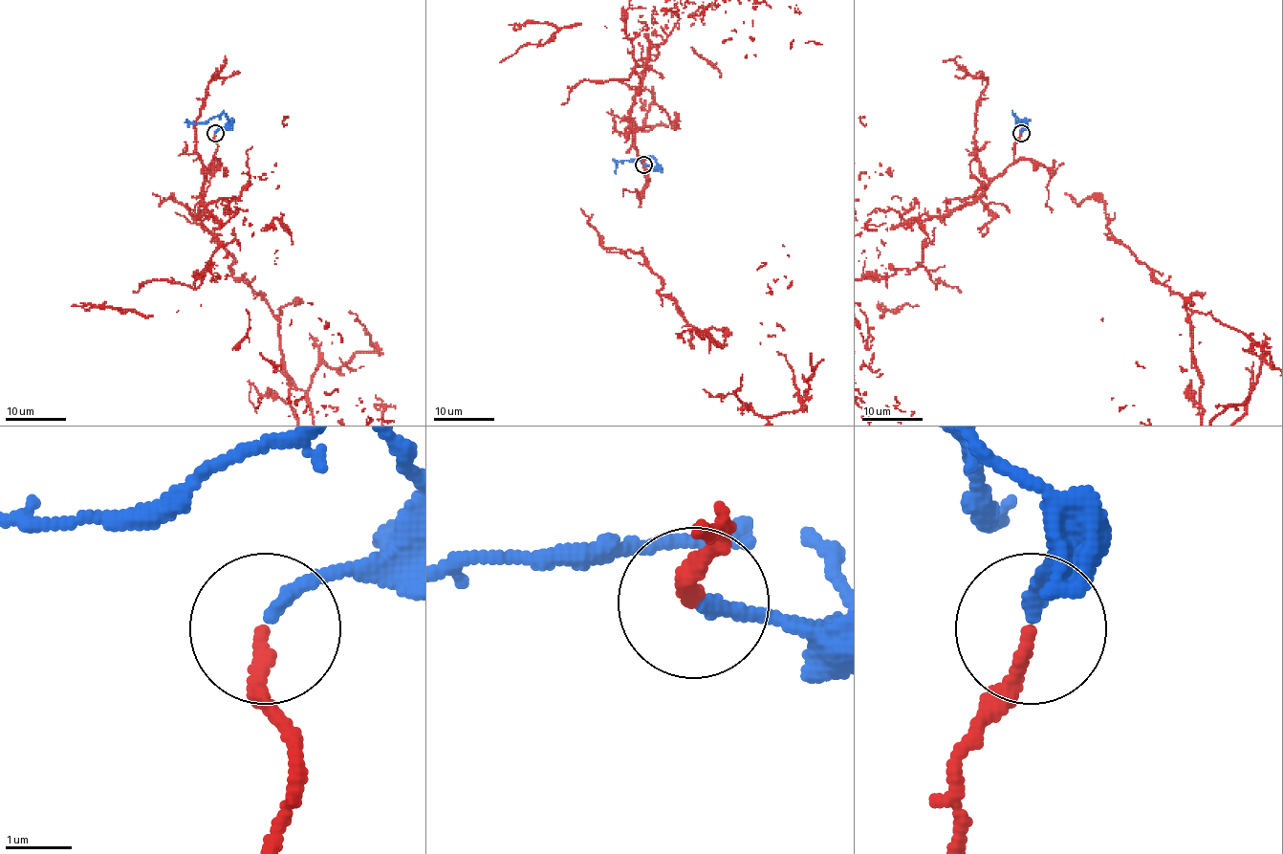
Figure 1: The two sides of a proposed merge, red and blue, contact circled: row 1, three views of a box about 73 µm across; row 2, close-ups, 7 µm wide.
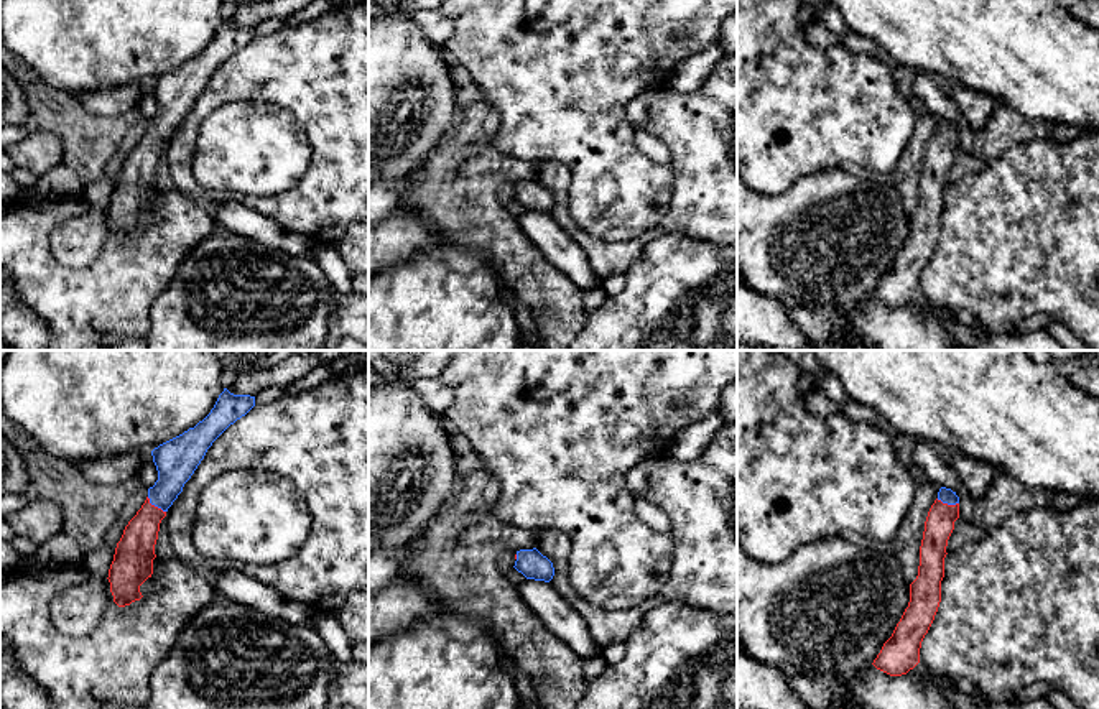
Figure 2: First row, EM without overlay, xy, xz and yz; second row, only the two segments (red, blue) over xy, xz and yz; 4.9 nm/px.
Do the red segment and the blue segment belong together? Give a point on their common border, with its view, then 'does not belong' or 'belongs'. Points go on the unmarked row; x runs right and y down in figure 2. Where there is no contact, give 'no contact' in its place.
meets red in xy at (153, 137); belongs

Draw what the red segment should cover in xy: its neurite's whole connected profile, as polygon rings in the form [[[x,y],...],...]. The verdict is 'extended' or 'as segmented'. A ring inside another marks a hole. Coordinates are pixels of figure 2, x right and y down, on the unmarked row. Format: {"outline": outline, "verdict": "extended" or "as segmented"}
{"outline": [[[224,20],[202,53],[151,82],[158,112],[148,120],[145,135],[125,158],[109,201],[110,224],[118,239],[143,229],[140,217],[153,206],[155,176],[168,140],[212,74],[253,38],[255,28],[234,26]]], "verdict": "extended"}

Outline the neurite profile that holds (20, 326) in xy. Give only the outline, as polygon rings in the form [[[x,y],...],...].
[[[0,271],[0,339],[15,350],[44,350],[49,327],[18,294]]]

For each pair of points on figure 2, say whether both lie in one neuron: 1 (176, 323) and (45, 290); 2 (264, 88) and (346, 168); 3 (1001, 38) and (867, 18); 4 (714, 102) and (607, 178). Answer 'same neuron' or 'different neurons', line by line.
1: different neurons
2: same neuron
3: same neuron
4: different neurons

